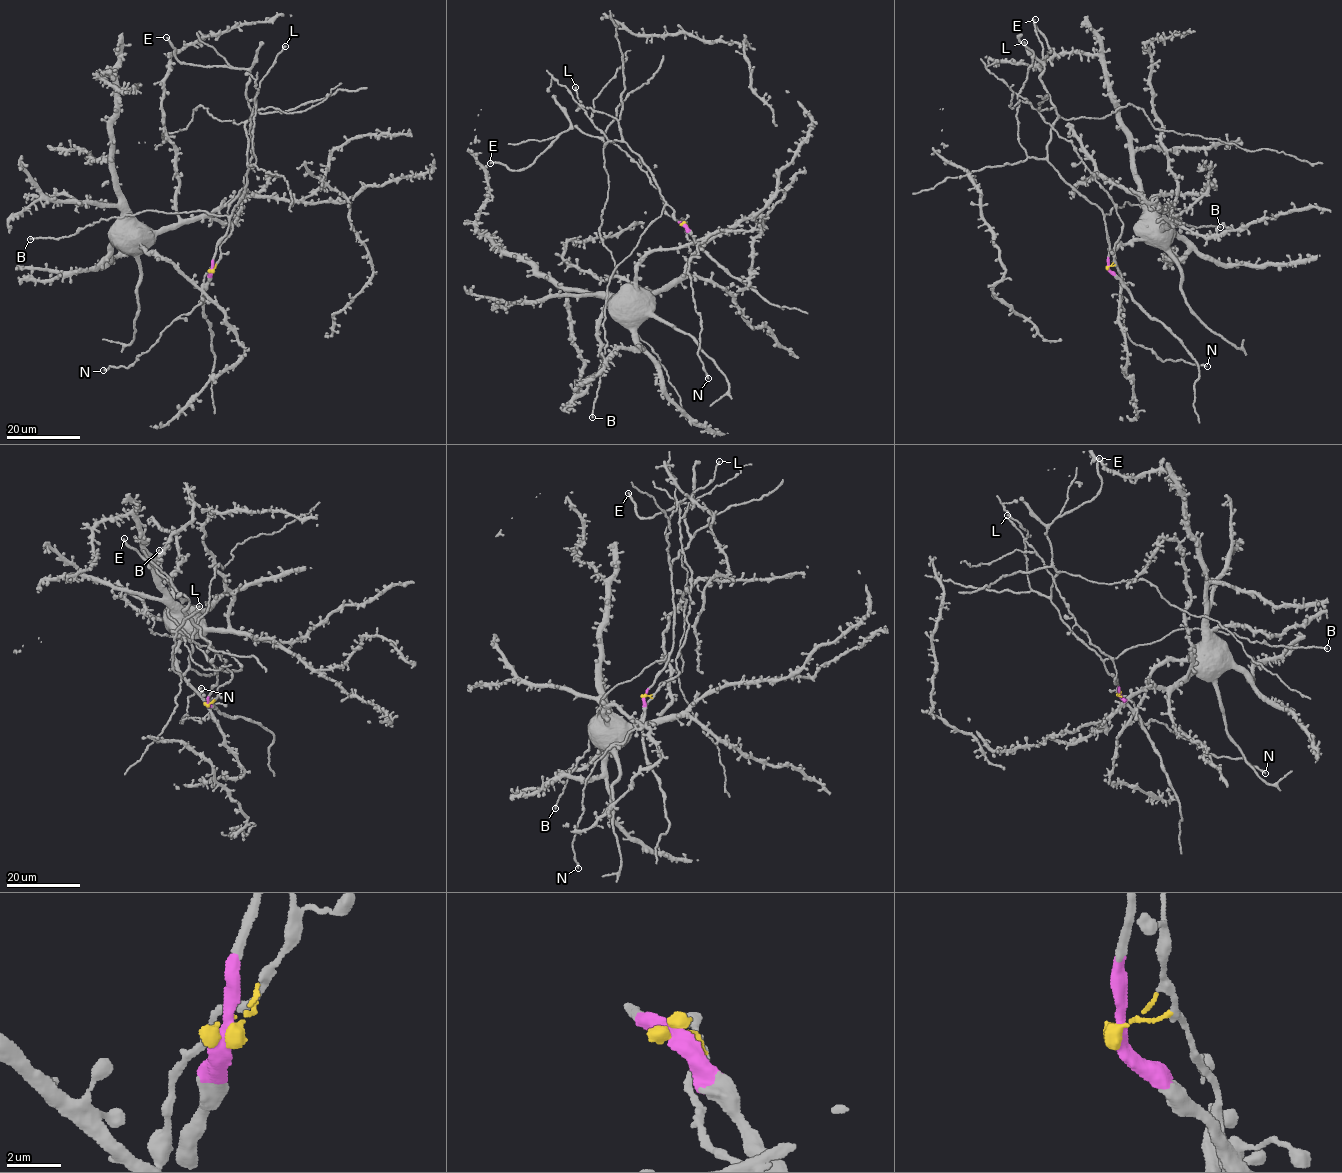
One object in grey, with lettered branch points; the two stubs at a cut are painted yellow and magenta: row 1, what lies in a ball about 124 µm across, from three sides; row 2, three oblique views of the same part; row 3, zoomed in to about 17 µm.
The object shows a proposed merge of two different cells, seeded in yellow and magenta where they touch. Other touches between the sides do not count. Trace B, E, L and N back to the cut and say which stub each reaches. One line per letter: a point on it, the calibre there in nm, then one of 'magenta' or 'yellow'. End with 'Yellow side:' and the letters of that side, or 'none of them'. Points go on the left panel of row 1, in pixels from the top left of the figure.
B: at (30, 239); 240 nm thick; magenta
E: at (166, 37); 220 nm thick; magenta
L: at (285, 46); 280 nm thick; magenta
N: at (103, 370); 260 nm thick; yellow
Yellow side: N

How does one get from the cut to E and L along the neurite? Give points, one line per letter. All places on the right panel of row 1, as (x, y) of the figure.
E: (1108, 267), (1104, 214), (1047, 161), (1057, 116), (1040, 79), (1050, 50), (1035, 19)
L: (1108, 267), (1109, 243), (1101, 211), (1046, 160), (1029, 157), (1019, 143), (1017, 94), (1033, 55), (1024, 42)

